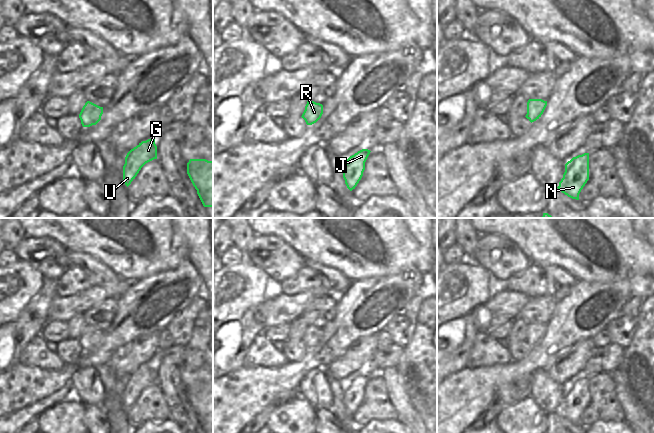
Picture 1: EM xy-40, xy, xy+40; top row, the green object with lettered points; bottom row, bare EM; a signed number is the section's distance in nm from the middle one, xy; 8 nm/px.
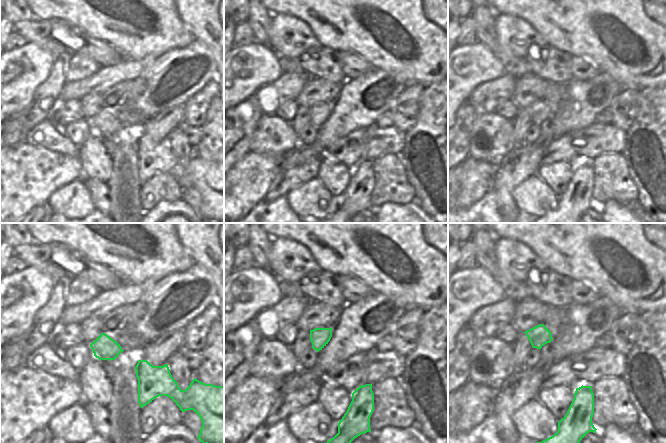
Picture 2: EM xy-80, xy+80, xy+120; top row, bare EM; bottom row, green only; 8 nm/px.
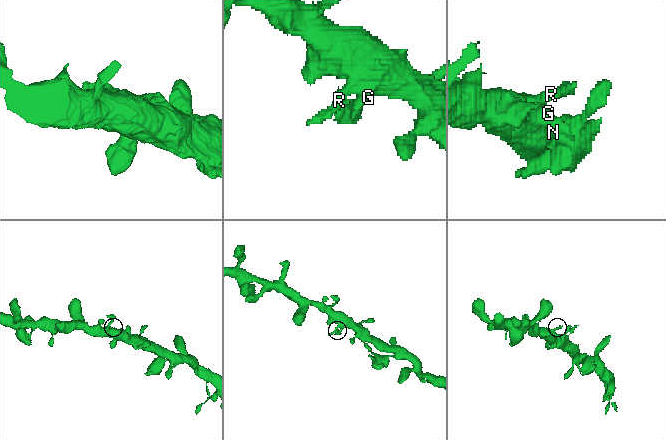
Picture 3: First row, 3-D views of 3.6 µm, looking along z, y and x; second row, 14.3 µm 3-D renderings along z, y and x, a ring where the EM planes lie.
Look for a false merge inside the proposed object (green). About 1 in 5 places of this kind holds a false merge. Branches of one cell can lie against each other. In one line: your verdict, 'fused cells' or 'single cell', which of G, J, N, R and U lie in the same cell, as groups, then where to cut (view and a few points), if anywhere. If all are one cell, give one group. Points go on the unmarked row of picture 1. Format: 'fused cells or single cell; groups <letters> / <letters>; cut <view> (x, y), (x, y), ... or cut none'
single cell; groups G J N R U; cut none

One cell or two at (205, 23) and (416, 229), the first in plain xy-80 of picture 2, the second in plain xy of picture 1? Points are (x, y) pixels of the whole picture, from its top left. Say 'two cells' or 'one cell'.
one cell

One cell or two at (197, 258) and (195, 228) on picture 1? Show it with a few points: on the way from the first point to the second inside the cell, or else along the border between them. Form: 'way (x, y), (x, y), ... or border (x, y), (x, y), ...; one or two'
way (197, 251), (197, 235); one

